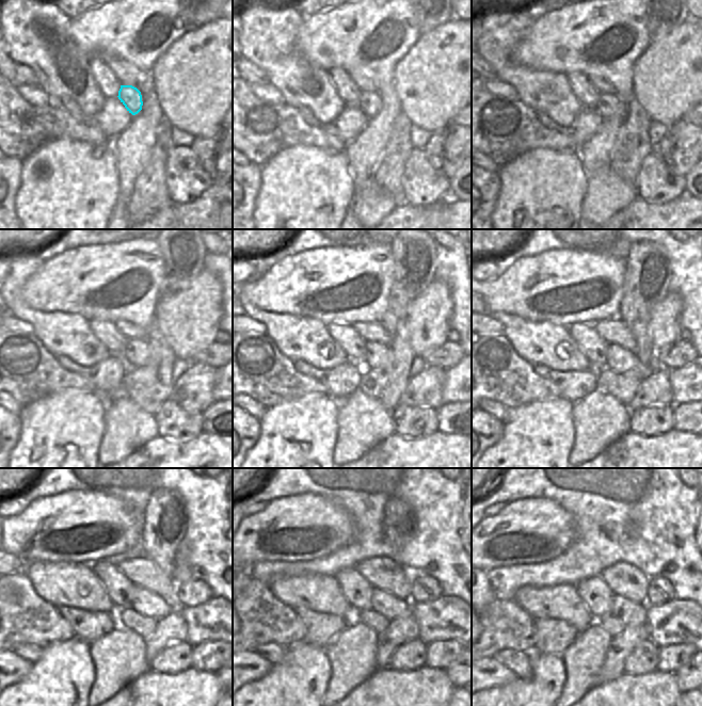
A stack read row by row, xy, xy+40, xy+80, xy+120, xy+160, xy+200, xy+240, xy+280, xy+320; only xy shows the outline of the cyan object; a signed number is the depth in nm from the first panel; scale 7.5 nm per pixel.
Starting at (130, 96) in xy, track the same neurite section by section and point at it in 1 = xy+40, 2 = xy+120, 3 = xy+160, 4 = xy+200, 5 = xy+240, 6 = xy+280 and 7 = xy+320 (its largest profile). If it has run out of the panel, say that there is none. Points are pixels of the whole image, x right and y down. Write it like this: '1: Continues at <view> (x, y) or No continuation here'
1: Continues at xy+40 (369, 102)
2: Continues at xy+120 (137, 352)
3: Continues at xy+160 (378, 355)
4: Continues at xy+200 (619, 359)
5: Continues at xy+240 (146, 603)
6: Continues at xy+280 (385, 604)
7: Continues at xy+320 (632, 614)

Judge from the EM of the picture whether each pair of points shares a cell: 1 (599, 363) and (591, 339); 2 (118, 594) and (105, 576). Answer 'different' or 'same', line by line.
1: same
2: same

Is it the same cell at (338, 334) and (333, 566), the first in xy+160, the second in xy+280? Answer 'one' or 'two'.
two

